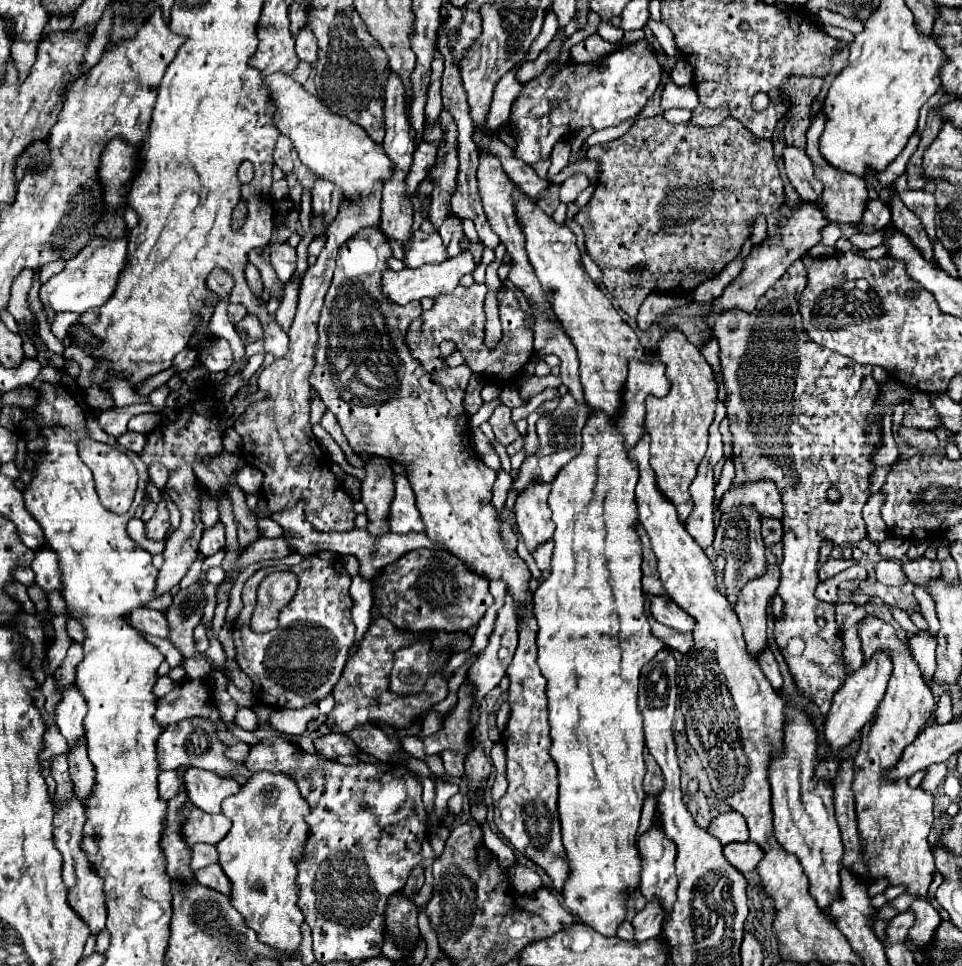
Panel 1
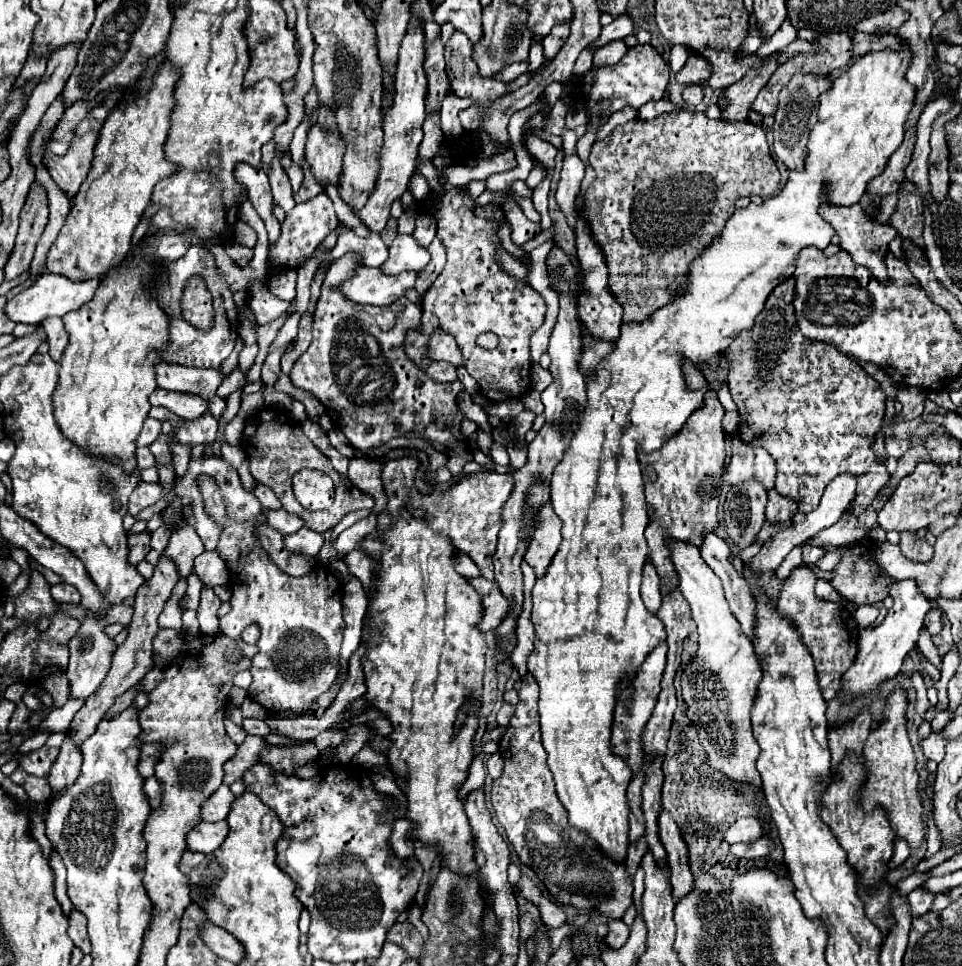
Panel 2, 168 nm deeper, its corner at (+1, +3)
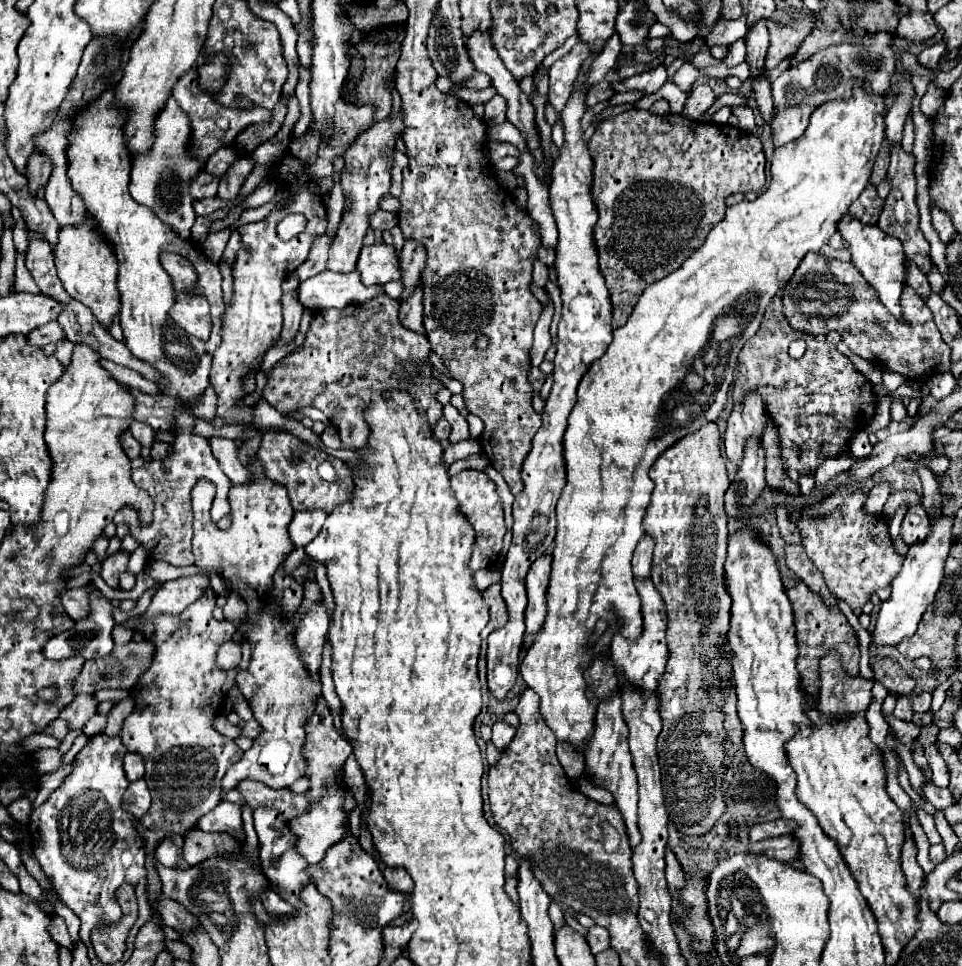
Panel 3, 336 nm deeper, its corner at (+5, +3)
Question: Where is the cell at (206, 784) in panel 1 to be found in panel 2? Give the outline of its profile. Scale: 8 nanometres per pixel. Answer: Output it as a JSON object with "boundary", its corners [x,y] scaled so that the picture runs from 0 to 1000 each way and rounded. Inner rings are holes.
{"boundary":[[[229,814],[212,832],[210,832],[210,849],[214,851],[225,851],[233,849],[239,841],[239,828],[243,826],[239,814]]]}

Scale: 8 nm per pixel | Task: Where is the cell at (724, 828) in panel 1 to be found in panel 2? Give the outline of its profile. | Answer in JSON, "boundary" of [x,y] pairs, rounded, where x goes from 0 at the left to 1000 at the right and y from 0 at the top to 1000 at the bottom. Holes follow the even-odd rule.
{"boundary":[[[767,847],[753,861],[753,870],[757,874],[763,874],[763,872],[784,872],[784,870],[790,867],[790,863],[792,863],[792,857],[790,857],[788,847]]]}

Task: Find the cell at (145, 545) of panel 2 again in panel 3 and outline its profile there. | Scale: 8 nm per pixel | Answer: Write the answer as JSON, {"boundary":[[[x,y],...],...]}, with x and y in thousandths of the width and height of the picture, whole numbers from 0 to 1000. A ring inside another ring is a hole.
{"boundary":[[[121,571],[116,578],[110,578],[106,580],[106,588],[104,588],[104,596],[106,600],[114,607],[114,609],[123,609],[123,596],[131,590],[131,584],[133,584],[133,573],[127,573],[127,571]]]}

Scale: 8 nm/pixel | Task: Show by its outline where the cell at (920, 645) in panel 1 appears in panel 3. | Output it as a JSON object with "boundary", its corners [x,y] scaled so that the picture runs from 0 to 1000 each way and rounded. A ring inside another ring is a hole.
{"boundary":[[[958,716],[950,723],[948,727],[948,733],[950,737],[965,737],[967,735],[967,725],[969,725],[969,718],[967,716]]]}

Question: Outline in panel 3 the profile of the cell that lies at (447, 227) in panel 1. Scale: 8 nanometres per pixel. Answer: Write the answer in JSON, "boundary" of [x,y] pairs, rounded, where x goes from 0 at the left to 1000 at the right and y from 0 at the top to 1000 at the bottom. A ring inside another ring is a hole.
{"boundary":[[[435,300],[430,306],[426,306],[426,311],[422,311],[422,315],[416,317],[416,333],[430,342],[430,344],[437,344],[441,346],[441,335],[439,335],[439,300]]]}

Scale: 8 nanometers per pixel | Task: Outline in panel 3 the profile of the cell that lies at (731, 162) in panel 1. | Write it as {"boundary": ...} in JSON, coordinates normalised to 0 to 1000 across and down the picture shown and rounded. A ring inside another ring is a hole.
{"boundary":[[[653,114],[649,118],[636,120],[632,124],[628,124],[620,137],[615,139],[613,147],[613,159],[617,166],[617,188],[615,188],[615,209],[622,217],[622,230],[617,234],[617,251],[620,251],[620,259],[622,259],[622,273],[624,273],[624,282],[628,286],[630,298],[634,302],[634,313],[636,313],[636,340],[644,340],[647,335],[651,335],[659,315],[663,313],[663,306],[669,302],[669,298],[674,294],[680,294],[684,290],[688,290],[690,286],[694,286],[696,282],[701,282],[703,277],[707,277],[707,273],[734,248],[736,240],[742,236],[742,232],[746,232],[753,226],[753,207],[763,201],[763,199],[790,199],[796,190],[796,182],[794,182],[794,157],[792,157],[792,149],[790,145],[773,135],[765,135],[759,128],[753,130],[744,130],[744,128],[723,128],[723,126],[713,126],[707,124],[705,128],[699,126],[694,120],[680,120],[674,114]]]}

